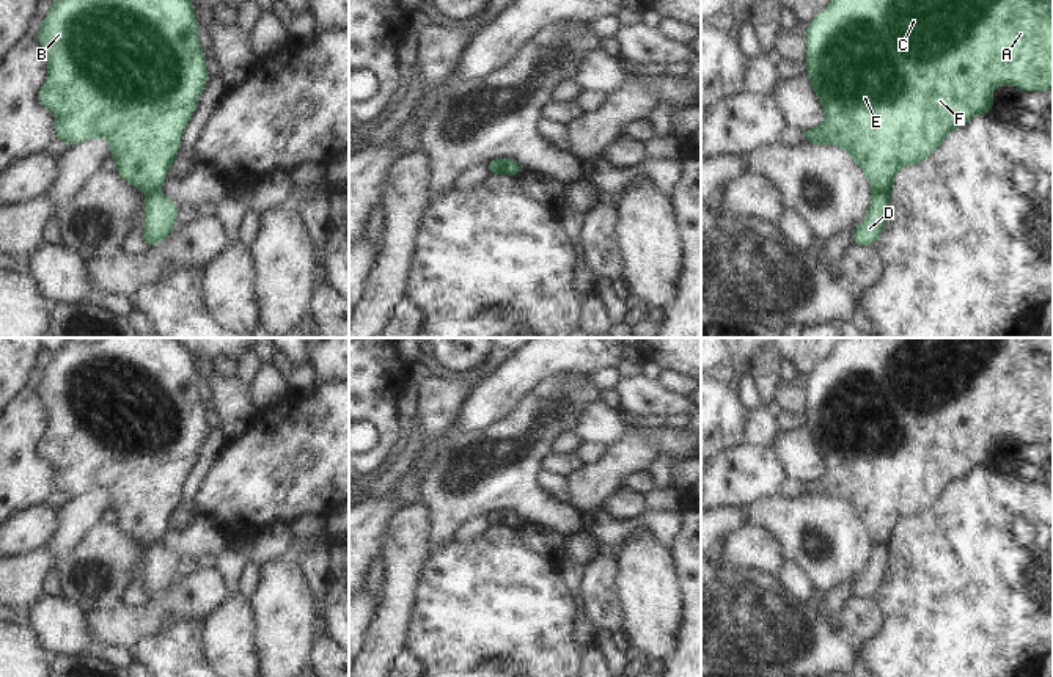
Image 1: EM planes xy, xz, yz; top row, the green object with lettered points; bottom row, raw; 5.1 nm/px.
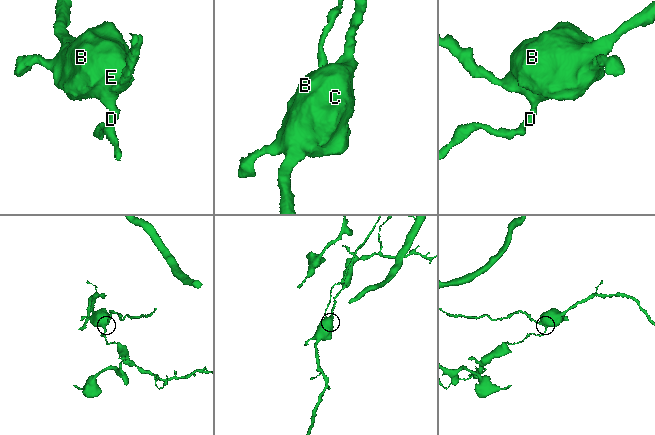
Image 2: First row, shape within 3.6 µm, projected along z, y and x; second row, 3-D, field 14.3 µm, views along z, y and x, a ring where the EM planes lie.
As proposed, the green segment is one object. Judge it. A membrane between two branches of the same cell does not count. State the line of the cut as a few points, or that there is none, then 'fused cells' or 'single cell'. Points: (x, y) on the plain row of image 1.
cut xz (505, 511), (502, 523); fused cells

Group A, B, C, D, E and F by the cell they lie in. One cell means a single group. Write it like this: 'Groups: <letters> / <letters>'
Groups: A B C E F / D.

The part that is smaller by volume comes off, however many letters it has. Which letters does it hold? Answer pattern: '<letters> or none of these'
D

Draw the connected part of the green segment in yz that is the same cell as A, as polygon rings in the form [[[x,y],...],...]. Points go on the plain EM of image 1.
[[[844,338],[831,355],[816,368],[806,382],[806,416],[813,441],[825,471],[819,479],[802,481],[811,496],[839,496],[864,523],[872,543],[890,542],[897,523],[927,510],[948,485],[967,476],[974,467],[993,460],[992,440],[1017,437],[1022,443],[1053,440],[1053,357],[1036,347],[1029,338]]]

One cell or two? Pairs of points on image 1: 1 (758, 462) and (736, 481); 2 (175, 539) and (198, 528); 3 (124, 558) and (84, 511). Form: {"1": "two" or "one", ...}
{"1": "one", "2": "one", "3": "two"}

